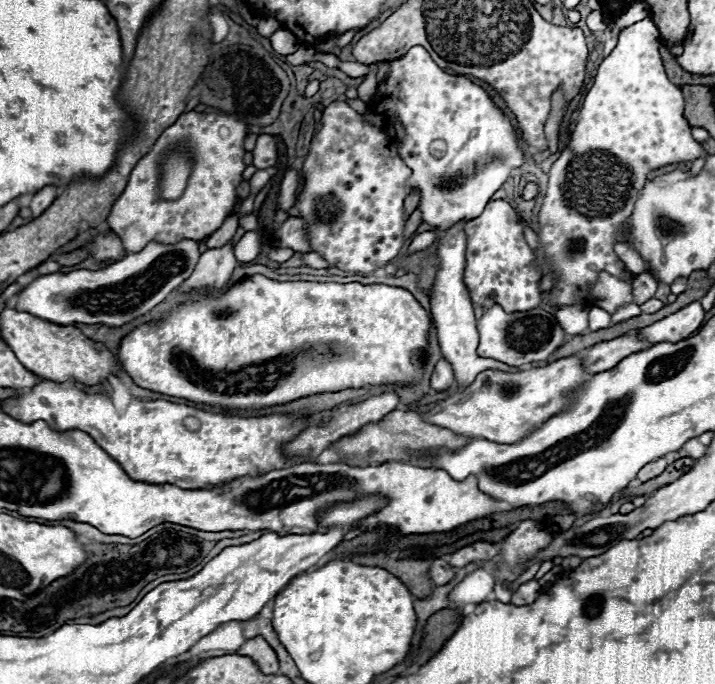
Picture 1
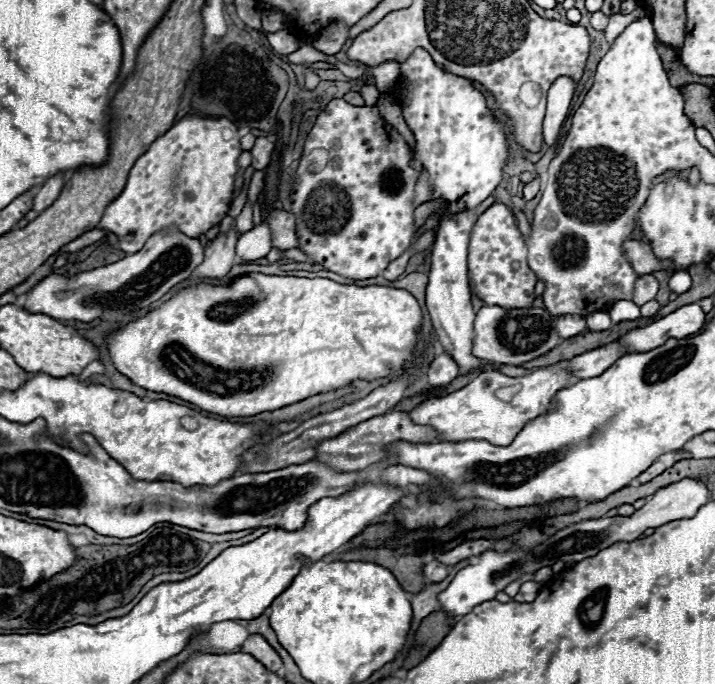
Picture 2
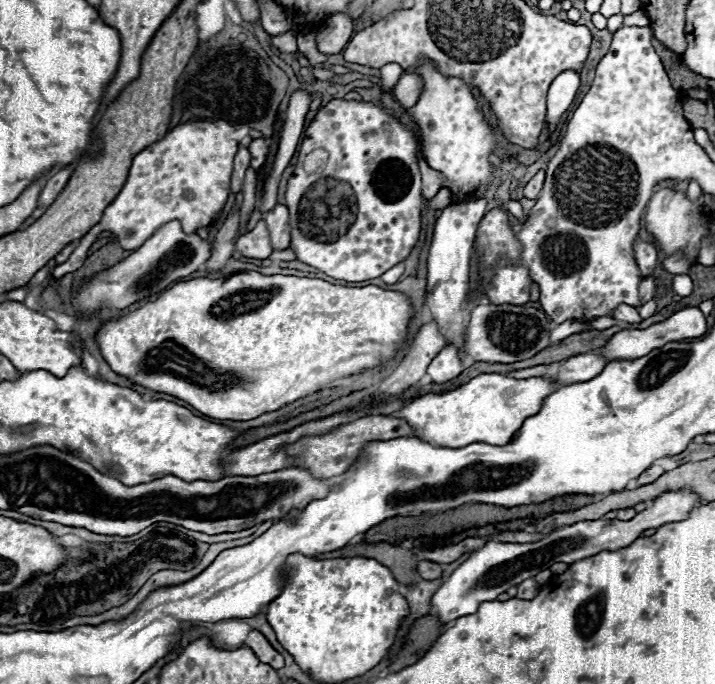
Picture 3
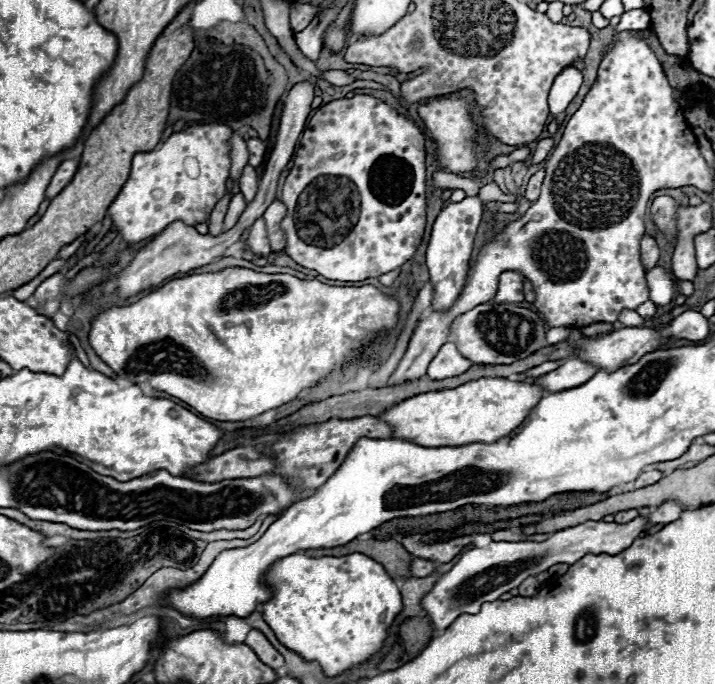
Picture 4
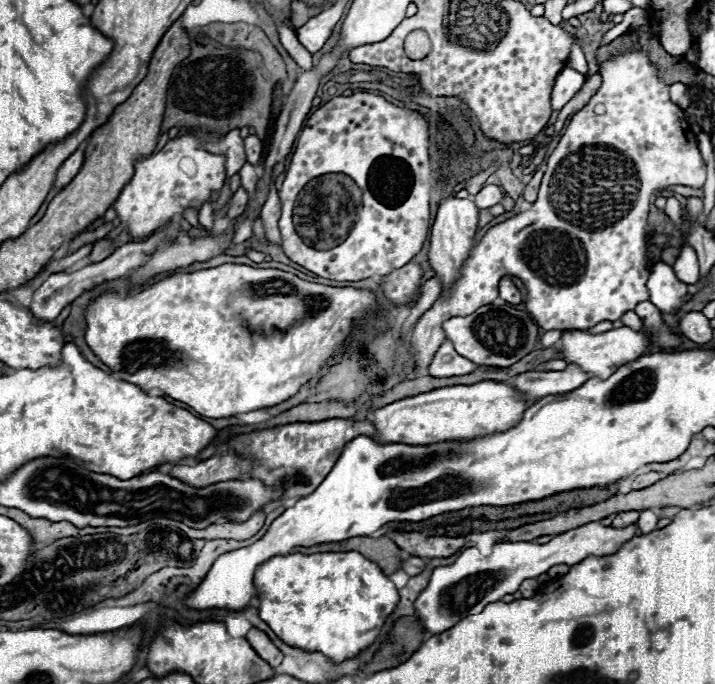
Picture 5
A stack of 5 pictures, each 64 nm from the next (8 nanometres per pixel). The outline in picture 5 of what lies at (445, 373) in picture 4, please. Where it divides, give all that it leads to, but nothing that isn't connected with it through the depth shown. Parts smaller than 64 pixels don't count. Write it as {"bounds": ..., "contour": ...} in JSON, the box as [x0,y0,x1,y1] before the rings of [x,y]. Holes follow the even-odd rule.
{"bounds":[428,342,478,378],"contour":[[[444,342],[438,348],[438,352],[436,352],[436,356],[434,356],[428,372],[434,378],[452,378],[452,376],[466,376],[466,374],[474,372],[476,368],[478,366],[474,362],[470,362],[468,358],[462,358],[462,356],[456,354],[452,350],[450,342]]]}

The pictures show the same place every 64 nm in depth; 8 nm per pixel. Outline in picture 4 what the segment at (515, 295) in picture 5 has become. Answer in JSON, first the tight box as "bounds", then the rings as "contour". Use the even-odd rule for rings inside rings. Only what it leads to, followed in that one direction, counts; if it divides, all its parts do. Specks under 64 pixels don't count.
{"bounds":[494,272,524,304],"contour":[[[518,272],[500,274],[500,284],[498,284],[498,292],[494,296],[494,302],[504,302],[504,304],[522,302],[524,300],[522,280],[524,280],[524,276],[518,274]]]}

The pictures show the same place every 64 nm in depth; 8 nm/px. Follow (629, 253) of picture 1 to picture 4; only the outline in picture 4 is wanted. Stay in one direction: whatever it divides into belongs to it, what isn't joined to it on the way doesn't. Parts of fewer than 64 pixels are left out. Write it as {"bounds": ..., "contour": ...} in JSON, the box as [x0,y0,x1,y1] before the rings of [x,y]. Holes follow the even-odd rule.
{"bounds":[640,235,659,271],"contour":[[[644,235],[640,242],[640,254],[646,271],[656,266],[659,260],[659,247],[653,237]]]}

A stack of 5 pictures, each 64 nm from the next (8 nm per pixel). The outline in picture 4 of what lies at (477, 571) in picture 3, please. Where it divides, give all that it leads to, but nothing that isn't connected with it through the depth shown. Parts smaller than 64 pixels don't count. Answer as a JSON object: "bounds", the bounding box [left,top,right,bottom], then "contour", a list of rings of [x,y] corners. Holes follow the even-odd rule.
{"bounds":[422,502,684,632],"contour":[[[664,502],[658,506],[648,520],[638,516],[628,524],[614,524],[614,522],[584,522],[572,528],[564,528],[560,532],[550,534],[544,542],[492,542],[488,550],[470,548],[466,550],[460,560],[448,570],[438,574],[438,580],[434,588],[422,598],[422,608],[426,610],[426,616],[430,618],[436,632],[446,630],[458,616],[462,614],[478,614],[480,606],[484,602],[498,600],[504,592],[510,592],[512,588],[518,588],[526,578],[538,576],[540,572],[546,572],[554,564],[574,564],[586,554],[618,554],[620,550],[626,550],[644,530],[648,522],[652,524],[668,524],[674,522],[684,508],[678,502]]]}

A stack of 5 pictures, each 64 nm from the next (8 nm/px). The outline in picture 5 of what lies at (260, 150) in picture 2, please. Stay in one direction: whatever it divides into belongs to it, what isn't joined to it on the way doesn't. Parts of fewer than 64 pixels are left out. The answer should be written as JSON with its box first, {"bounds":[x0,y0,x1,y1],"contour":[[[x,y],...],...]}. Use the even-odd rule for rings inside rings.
{"bounds":[244,136,264,164],"contour":[[[256,136],[244,138],[244,150],[246,150],[246,158],[250,164],[258,164],[264,156],[264,146]]]}

